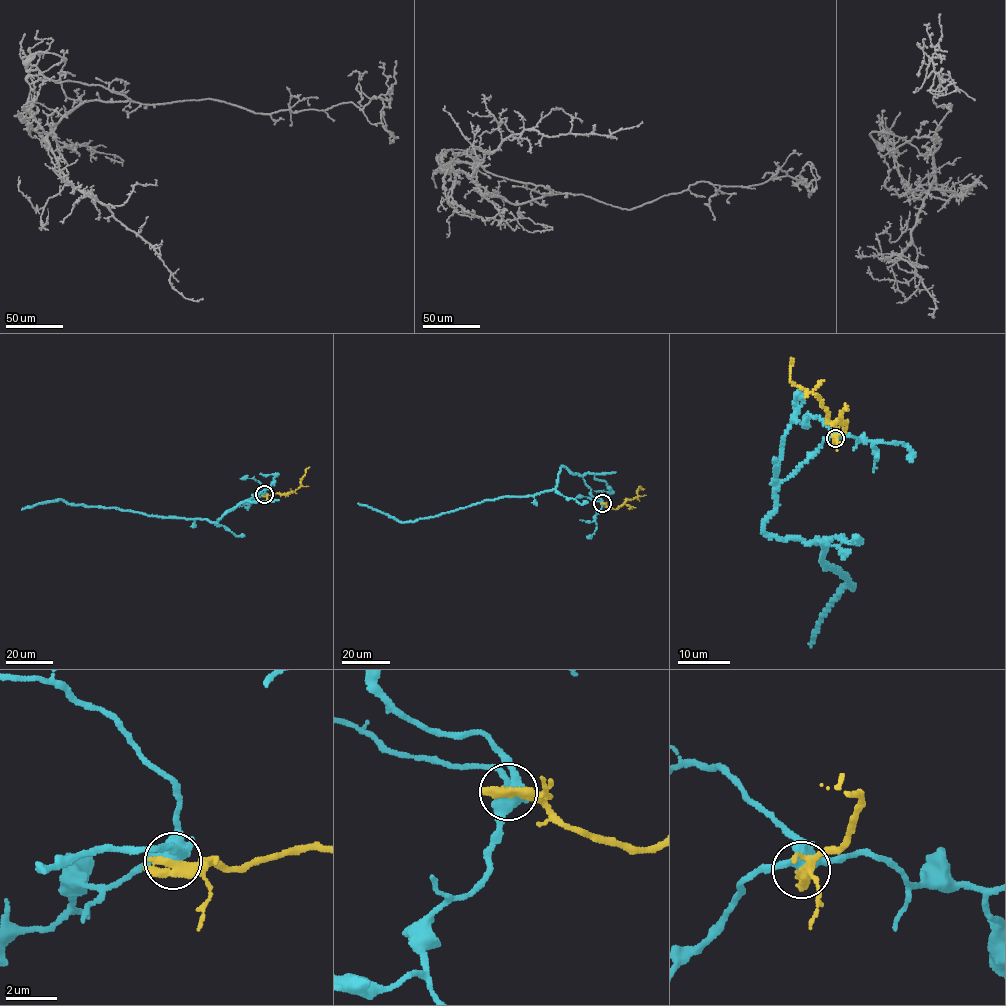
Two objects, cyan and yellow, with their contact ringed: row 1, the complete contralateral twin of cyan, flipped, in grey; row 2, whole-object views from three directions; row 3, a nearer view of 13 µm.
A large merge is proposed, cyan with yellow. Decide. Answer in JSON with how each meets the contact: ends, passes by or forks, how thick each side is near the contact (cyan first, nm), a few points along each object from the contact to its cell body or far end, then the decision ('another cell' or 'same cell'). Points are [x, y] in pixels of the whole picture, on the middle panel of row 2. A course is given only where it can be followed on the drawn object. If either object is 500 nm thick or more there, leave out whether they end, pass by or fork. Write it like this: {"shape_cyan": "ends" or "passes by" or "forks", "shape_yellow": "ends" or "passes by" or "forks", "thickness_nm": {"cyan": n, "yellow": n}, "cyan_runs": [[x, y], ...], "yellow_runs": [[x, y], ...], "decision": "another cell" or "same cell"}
{"thickness_nm": {"cyan": 440, "yellow": 550}, "cyan_runs": [[602, 503], [581, 476], [562, 466], [553, 489], [486, 499], [413, 521], [396, 520], [357, 503]], "yellow_runs": [[602, 503], [617, 509], [627, 499], [638, 496], [640, 486], [644, 488]], "decision": "another cell"}

